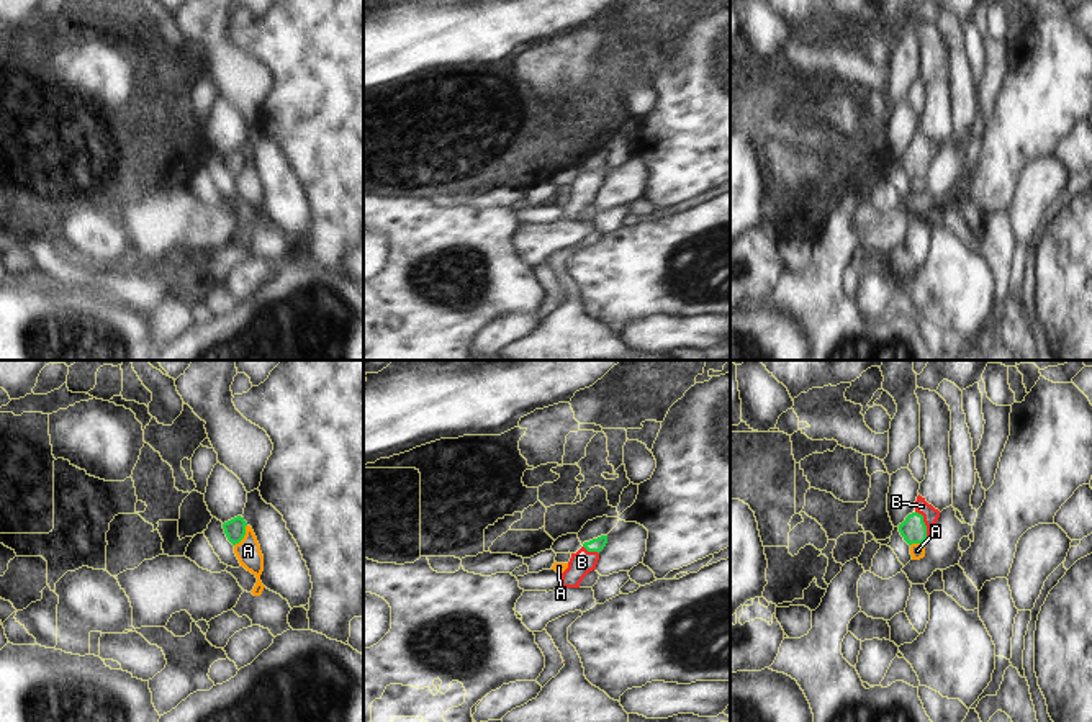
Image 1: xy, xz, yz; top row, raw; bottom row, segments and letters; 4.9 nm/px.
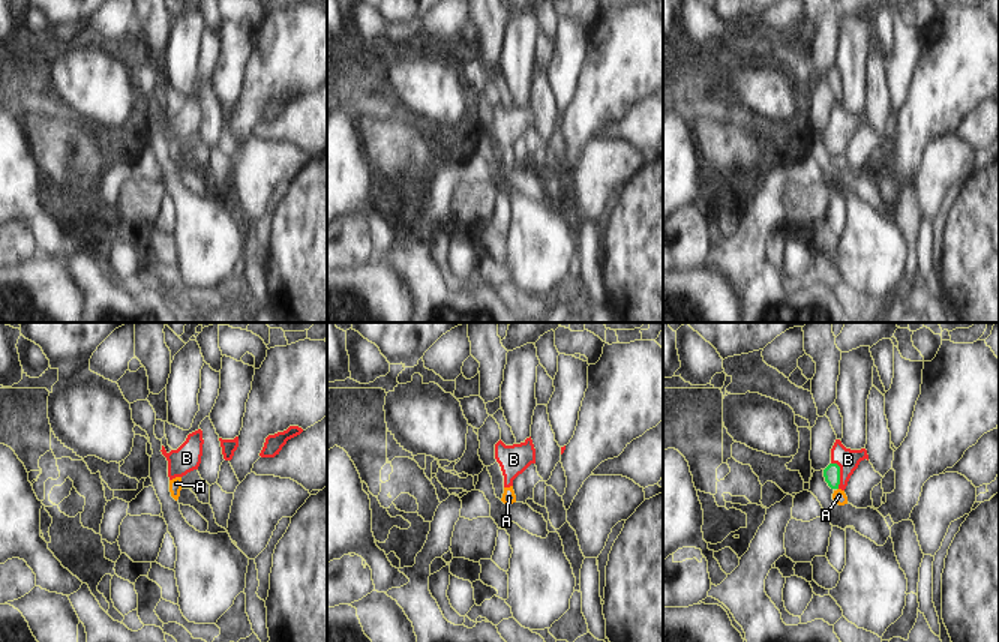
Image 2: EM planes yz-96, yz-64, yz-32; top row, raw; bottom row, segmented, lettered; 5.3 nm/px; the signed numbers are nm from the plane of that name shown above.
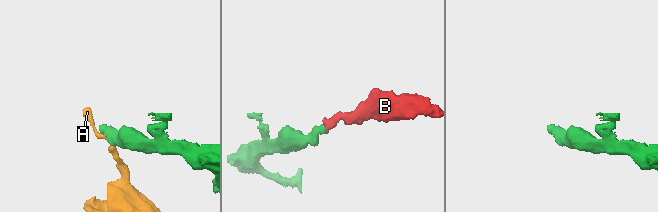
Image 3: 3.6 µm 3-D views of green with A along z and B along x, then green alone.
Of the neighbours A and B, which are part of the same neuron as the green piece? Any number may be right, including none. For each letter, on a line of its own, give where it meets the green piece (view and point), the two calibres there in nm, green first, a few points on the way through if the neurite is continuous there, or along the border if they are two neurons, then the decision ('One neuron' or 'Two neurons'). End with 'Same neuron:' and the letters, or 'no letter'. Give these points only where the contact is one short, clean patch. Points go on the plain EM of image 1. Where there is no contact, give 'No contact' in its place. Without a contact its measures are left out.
A: Touches green at xy (244, 167). Thickness 110 nm (green) against 120 nm. Boundary: xy (246, 157), (246, 167), (234, 179). Two neurons
B: Touches green at yz (924, 156). Thickness 130 nm (green) against 80 nm. Path across: yz (914, 164), (924, 156), (930, 148). One neuron
Same neuron: B

